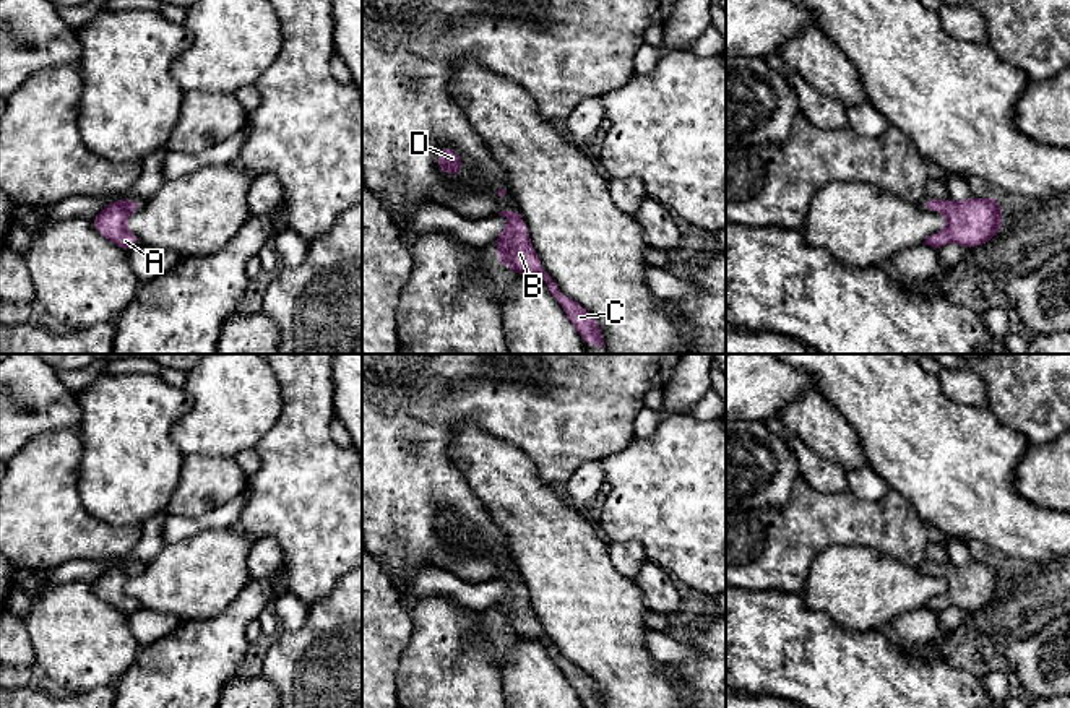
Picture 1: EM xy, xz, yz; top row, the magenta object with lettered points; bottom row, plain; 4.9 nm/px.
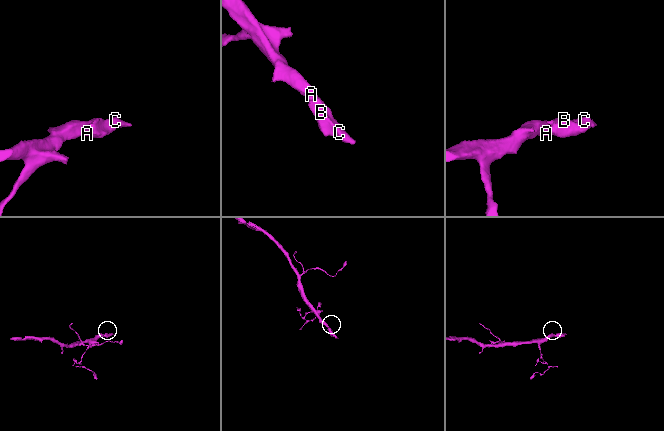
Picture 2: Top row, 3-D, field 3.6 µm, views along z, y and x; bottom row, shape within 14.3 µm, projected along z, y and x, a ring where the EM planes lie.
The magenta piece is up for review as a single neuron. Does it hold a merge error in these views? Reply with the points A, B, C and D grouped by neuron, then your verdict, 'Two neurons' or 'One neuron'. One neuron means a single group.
Groups: A B C D. One neuron

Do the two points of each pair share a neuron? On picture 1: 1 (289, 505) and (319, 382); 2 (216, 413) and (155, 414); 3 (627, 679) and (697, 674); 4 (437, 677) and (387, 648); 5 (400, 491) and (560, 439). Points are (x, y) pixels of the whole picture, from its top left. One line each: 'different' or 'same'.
1: same
2: different
3: different
4: different
5: same

